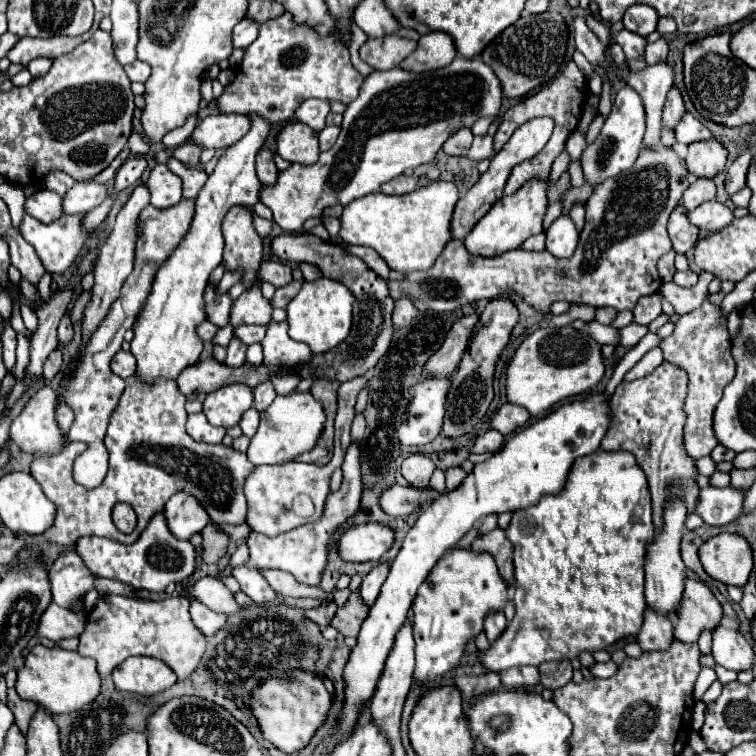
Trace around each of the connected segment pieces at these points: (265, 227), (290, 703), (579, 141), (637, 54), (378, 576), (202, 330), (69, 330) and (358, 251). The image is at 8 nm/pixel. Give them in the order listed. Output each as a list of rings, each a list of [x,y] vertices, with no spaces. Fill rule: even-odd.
[[[249,207],[249,210],[252,212],[253,214],[253,225],[255,226],[255,229],[257,230],[257,233],[261,236],[261,237],[266,237],[268,236],[268,234],[271,232],[272,227],[273,227],[273,222],[263,219],[259,216],[257,216],[251,209],[251,207]]]
[[[301,670],[279,674],[275,678],[269,678],[267,682],[261,682],[255,688],[251,702],[251,710],[259,720],[263,738],[275,744],[285,754],[303,750],[315,736],[317,728],[325,724],[331,708],[331,696],[325,690],[323,680]]]
[[[575,130],[571,136],[569,136],[569,140],[567,140],[567,144],[565,144],[565,148],[567,148],[567,152],[571,154],[571,158],[573,160],[577,160],[579,156],[581,156],[581,152],[585,150],[585,134],[581,132],[581,130]]]
[[[623,28],[621,32],[611,34],[611,40],[617,42],[617,44],[625,50],[627,66],[629,66],[631,70],[641,70],[641,68],[647,66],[645,60],[641,60],[643,52],[645,52],[645,44],[647,44],[647,40],[645,40],[643,36],[635,36],[633,32],[629,32],[629,30]]]
[[[383,560],[383,562],[379,562],[377,566],[373,566],[371,572],[363,578],[361,596],[363,596],[363,600],[365,600],[369,606],[377,600],[379,588],[381,588],[381,584],[385,582],[387,574],[389,574],[389,560]]]
[[[203,320],[203,324],[199,324],[199,328],[197,328],[197,336],[201,336],[201,340],[209,342],[209,340],[215,336],[217,330],[219,330],[219,328],[217,328],[215,324],[211,324],[209,320]]]
[[[65,314],[61,318],[61,324],[59,324],[59,342],[67,344],[67,342],[71,342],[71,338],[73,338],[73,326],[69,322],[69,316]]]
[[[343,246],[347,252],[351,252],[351,256],[357,256],[357,258],[361,258],[373,272],[377,272],[381,278],[389,278],[389,266],[385,264],[385,260],[373,250],[373,248],[365,248],[365,246]]]

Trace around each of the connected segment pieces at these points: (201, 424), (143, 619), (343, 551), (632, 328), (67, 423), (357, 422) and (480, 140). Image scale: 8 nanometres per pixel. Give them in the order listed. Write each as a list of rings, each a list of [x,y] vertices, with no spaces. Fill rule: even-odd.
[[[191,414],[187,420],[187,434],[197,440],[197,442],[207,442],[207,444],[217,444],[225,436],[225,428],[215,428],[207,422],[205,414]]]
[[[175,594],[163,600],[101,596],[87,614],[89,624],[79,636],[79,652],[97,660],[97,670],[105,678],[115,666],[131,656],[153,656],[163,660],[179,680],[185,680],[201,662],[207,640],[189,618],[189,598]]]
[[[357,524],[343,530],[337,550],[345,562],[377,562],[393,544],[393,530],[383,524]]]
[[[629,324],[625,328],[619,330],[619,346],[623,348],[633,348],[645,334],[647,334],[647,326],[639,326],[639,324]]]
[[[57,400],[57,406],[55,408],[57,408],[57,424],[61,424],[61,432],[69,434],[69,428],[71,428],[71,424],[75,420],[73,410],[69,410],[67,404],[61,402],[61,400]]]
[[[357,412],[355,418],[353,418],[353,426],[351,426],[351,438],[353,440],[359,440],[365,432],[365,416],[363,412]]]
[[[485,134],[485,136],[475,136],[473,138],[473,144],[467,152],[467,156],[475,162],[483,160],[483,158],[491,158],[495,152],[493,152],[493,136]]]

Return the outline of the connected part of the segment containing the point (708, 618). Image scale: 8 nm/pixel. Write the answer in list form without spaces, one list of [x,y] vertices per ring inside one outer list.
[[[685,578],[685,590],[677,608],[673,636],[681,642],[697,642],[701,630],[713,630],[723,616],[719,600],[699,580]]]

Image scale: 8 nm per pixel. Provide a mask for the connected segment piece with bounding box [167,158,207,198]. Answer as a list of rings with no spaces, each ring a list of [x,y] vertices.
[[[169,158],[167,168],[177,174],[183,182],[183,198],[195,198],[199,194],[199,190],[203,188],[207,174],[203,170],[193,170],[193,168],[185,168],[177,158]]]

